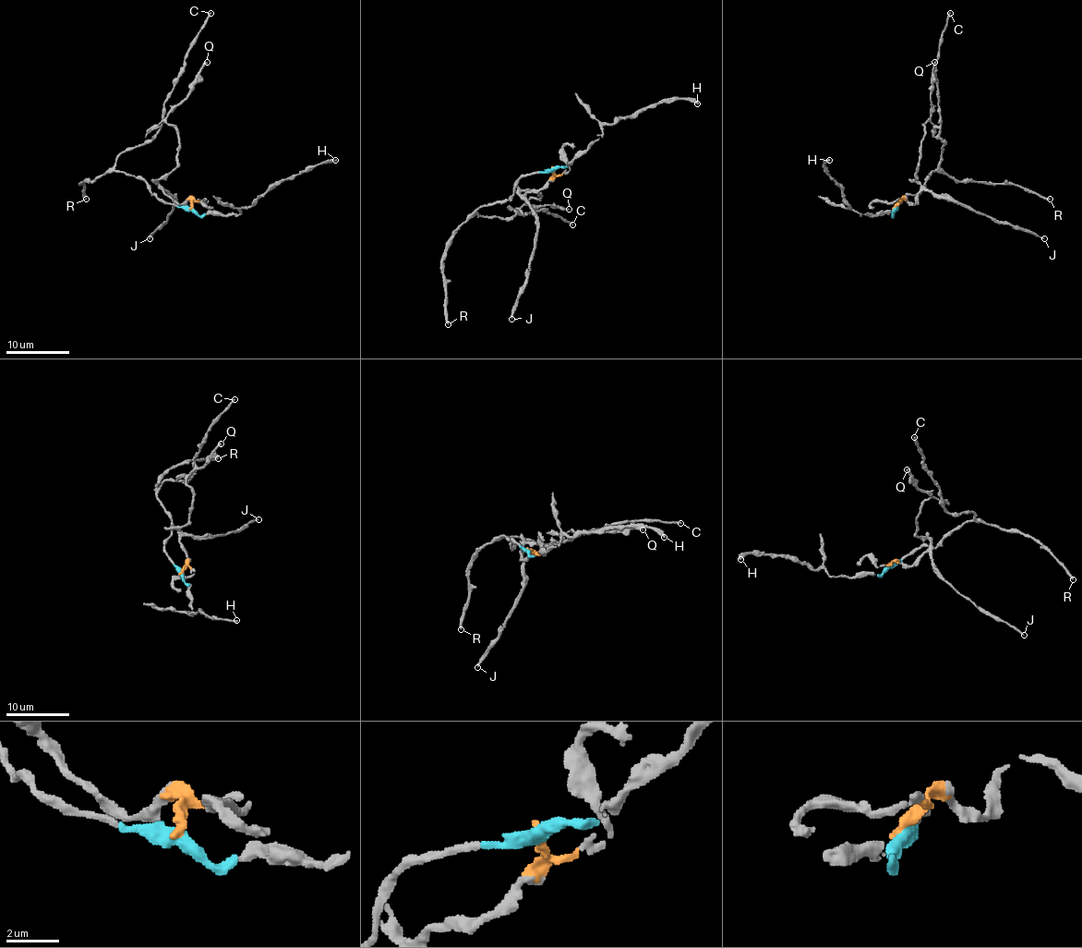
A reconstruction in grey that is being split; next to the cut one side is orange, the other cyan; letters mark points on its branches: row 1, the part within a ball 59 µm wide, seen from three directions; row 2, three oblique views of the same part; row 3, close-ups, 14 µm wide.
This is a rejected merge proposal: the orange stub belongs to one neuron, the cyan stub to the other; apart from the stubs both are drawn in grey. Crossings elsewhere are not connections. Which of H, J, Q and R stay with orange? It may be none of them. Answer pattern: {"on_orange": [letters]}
{"on_orange": ["J", "Q"]}

